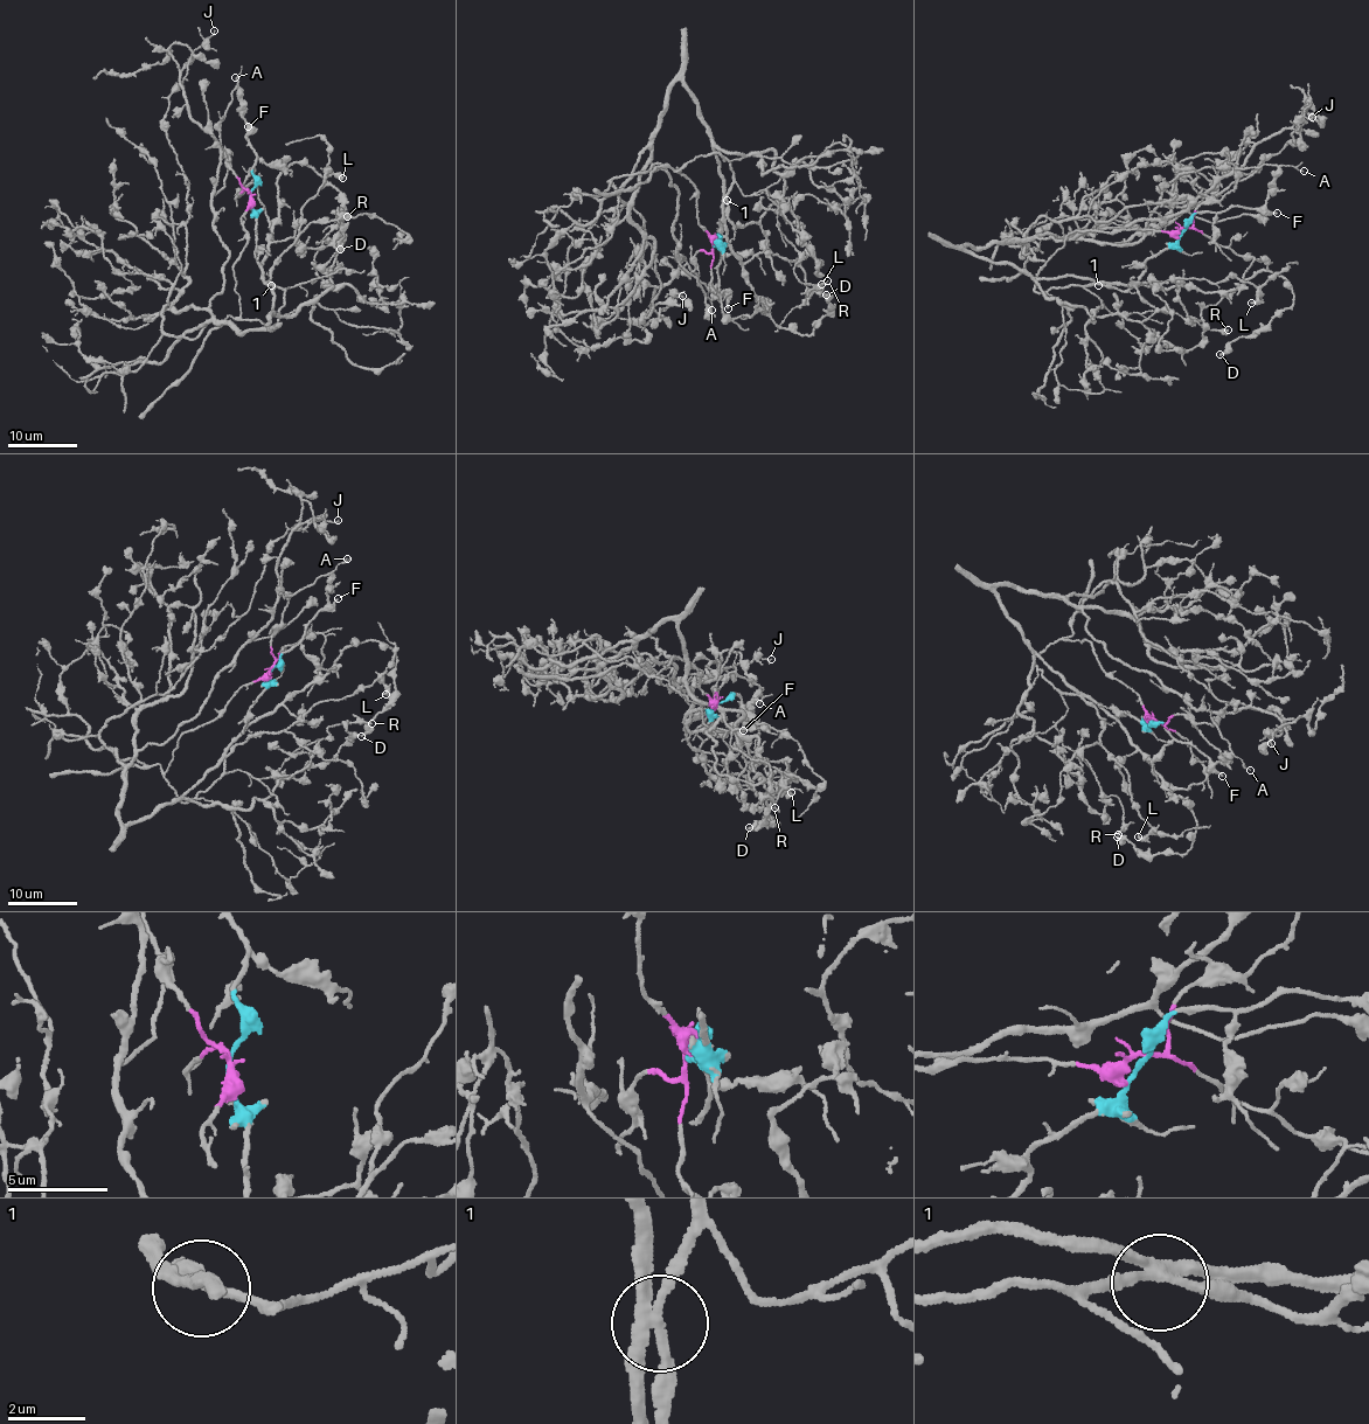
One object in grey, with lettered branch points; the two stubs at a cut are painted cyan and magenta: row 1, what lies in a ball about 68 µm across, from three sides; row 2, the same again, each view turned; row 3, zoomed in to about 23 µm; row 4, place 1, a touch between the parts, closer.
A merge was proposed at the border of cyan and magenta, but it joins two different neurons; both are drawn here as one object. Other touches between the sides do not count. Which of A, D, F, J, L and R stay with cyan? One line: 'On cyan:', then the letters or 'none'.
On cyan: D, F

